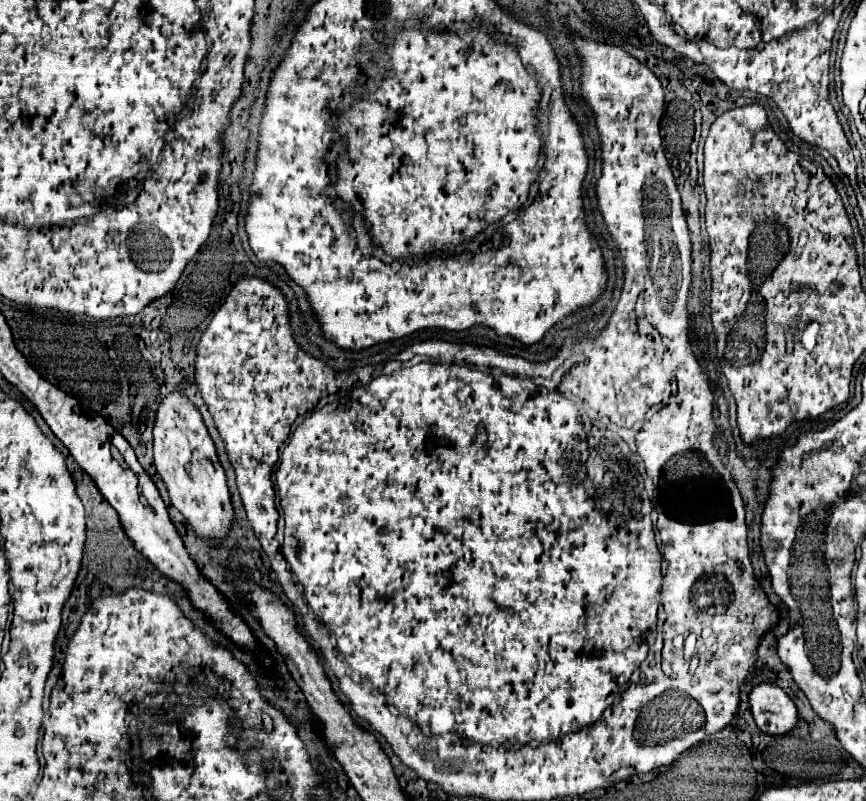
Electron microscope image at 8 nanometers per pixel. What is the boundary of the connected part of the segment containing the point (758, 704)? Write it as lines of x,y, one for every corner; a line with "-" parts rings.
760,684
750,692
750,710
758,728
774,736
794,730
800,720
796,704
774,684

